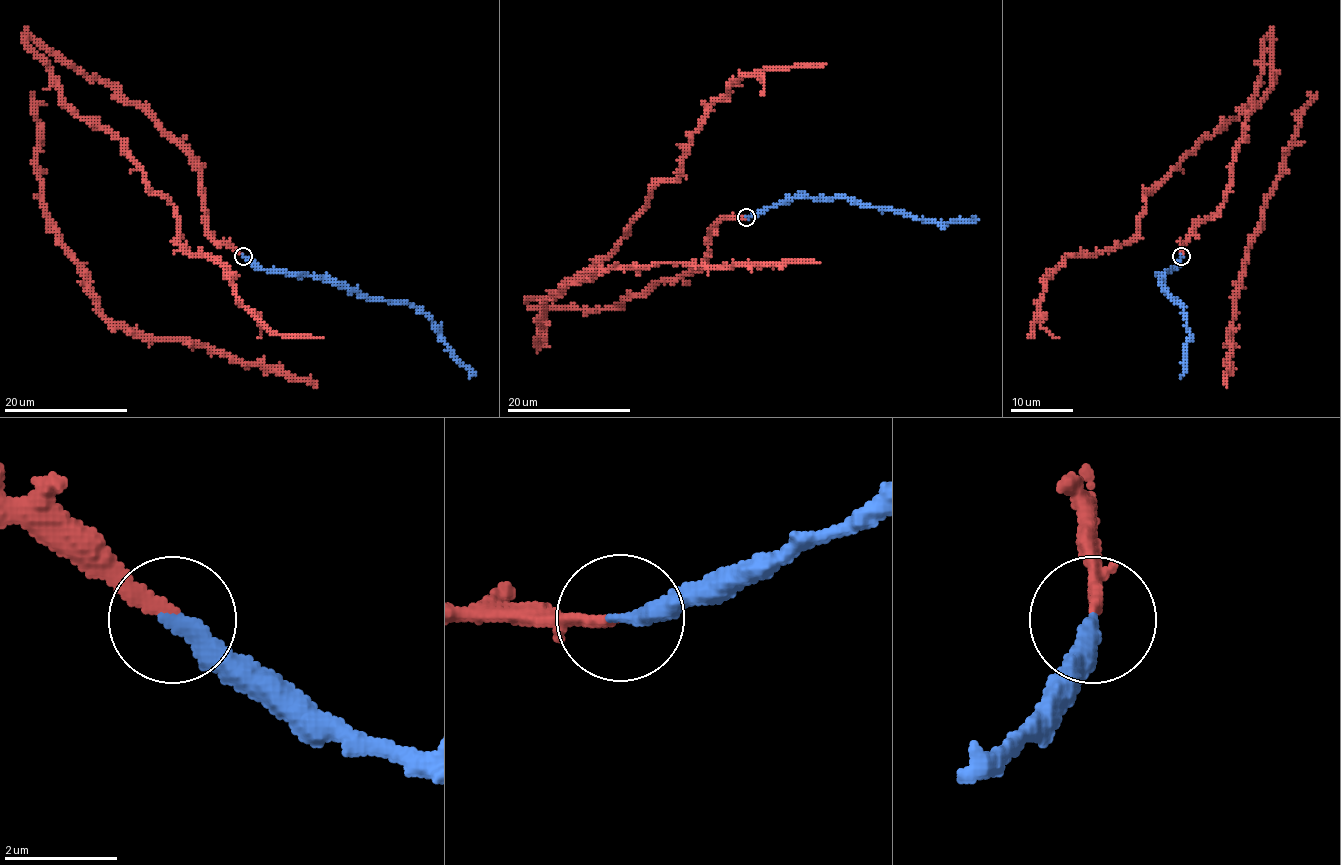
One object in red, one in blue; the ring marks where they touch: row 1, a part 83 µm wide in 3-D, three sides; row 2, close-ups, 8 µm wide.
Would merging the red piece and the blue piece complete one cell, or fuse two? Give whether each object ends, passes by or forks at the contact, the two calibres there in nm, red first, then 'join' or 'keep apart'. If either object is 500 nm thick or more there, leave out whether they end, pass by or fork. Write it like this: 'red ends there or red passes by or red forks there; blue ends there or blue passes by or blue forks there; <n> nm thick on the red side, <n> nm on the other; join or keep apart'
red ends there; blue ends there; 220 nm thick on the red side, 340 nm on the other; join

